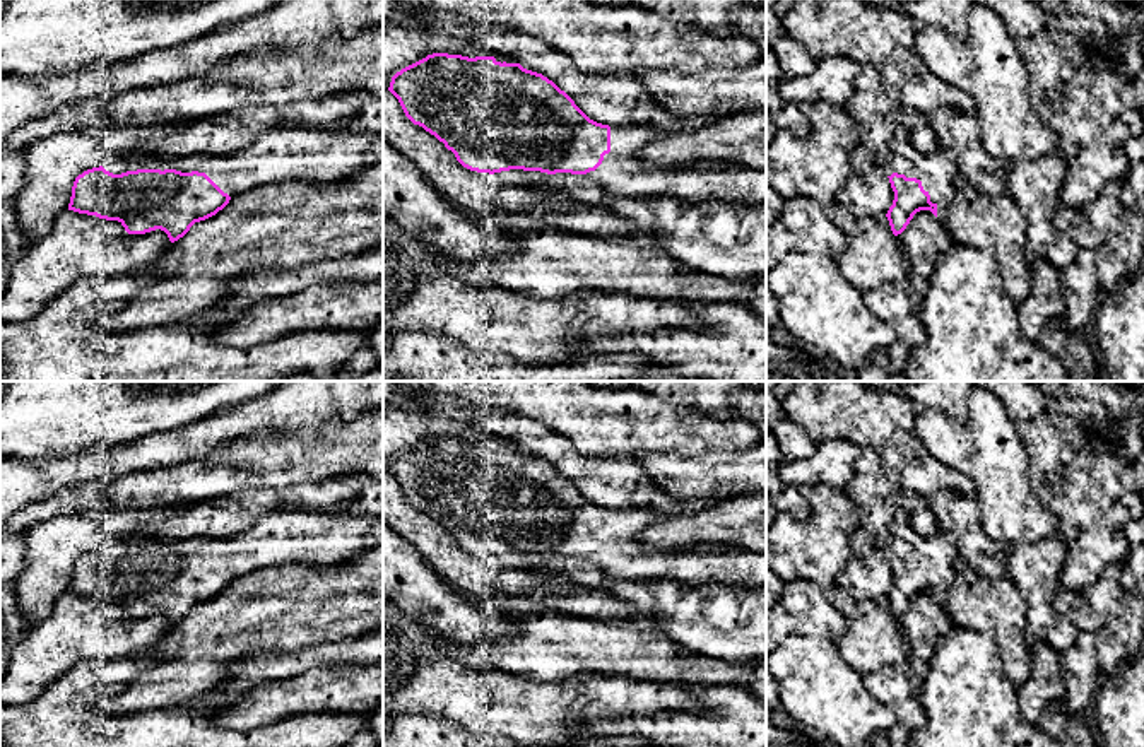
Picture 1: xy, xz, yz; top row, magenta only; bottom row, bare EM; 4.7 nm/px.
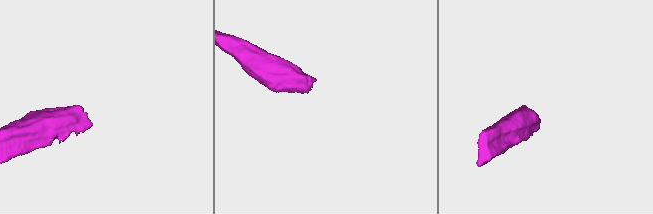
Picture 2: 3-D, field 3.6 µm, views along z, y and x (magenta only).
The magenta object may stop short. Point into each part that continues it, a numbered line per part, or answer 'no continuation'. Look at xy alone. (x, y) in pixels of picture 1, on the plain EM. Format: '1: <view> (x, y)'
1: xy (286, 535)

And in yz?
1: yz (937, 552)

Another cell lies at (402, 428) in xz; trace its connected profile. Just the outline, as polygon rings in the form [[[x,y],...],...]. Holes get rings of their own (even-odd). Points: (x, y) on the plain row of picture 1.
[[[383,402],[383,472],[402,451],[433,436],[462,438],[469,441],[494,439],[496,444],[513,446],[513,441],[494,438],[474,424],[465,424],[439,412],[421,414]]]

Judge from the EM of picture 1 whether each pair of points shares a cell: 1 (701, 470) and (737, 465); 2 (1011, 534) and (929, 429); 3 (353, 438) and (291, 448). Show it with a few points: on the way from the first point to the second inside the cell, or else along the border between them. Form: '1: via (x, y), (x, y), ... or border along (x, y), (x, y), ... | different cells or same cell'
1: via (710, 470), (729, 470) | same cell
2: via (1008, 506), (1006, 499), (956, 450) | same cell
3: via (337, 448), (306, 448) | same cell

